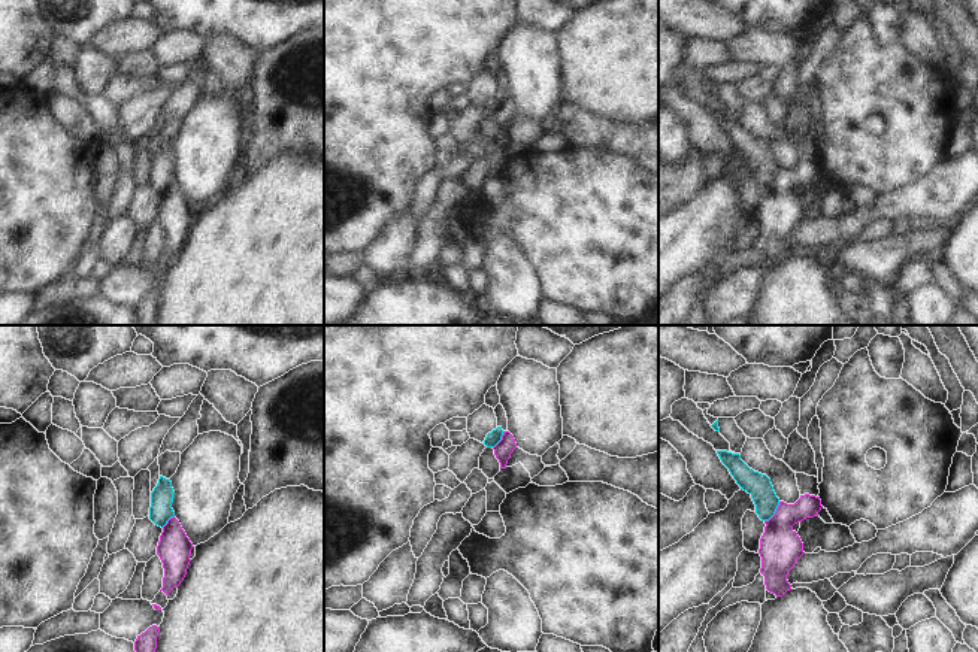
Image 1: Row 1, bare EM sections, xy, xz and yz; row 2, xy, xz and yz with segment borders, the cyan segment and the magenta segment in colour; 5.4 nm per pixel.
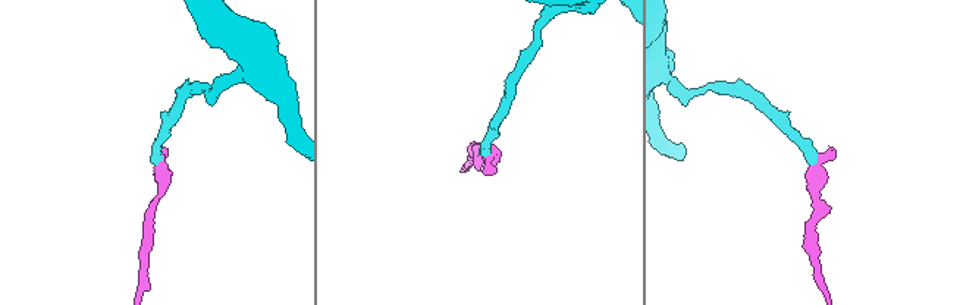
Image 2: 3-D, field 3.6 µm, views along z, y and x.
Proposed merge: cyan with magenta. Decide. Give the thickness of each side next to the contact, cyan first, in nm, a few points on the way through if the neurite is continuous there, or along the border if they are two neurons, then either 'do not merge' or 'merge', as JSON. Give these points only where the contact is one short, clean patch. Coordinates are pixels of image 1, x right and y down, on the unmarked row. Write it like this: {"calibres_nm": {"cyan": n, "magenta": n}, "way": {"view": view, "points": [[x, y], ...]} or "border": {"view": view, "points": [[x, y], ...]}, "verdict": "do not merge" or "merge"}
{"calibres_nm": {"cyan": 130, "magenta": 220}, "border": {"view": "yz", "points": [[780, 167], [775, 178], [765, 187]]}, "verdict": "do not merge"}

